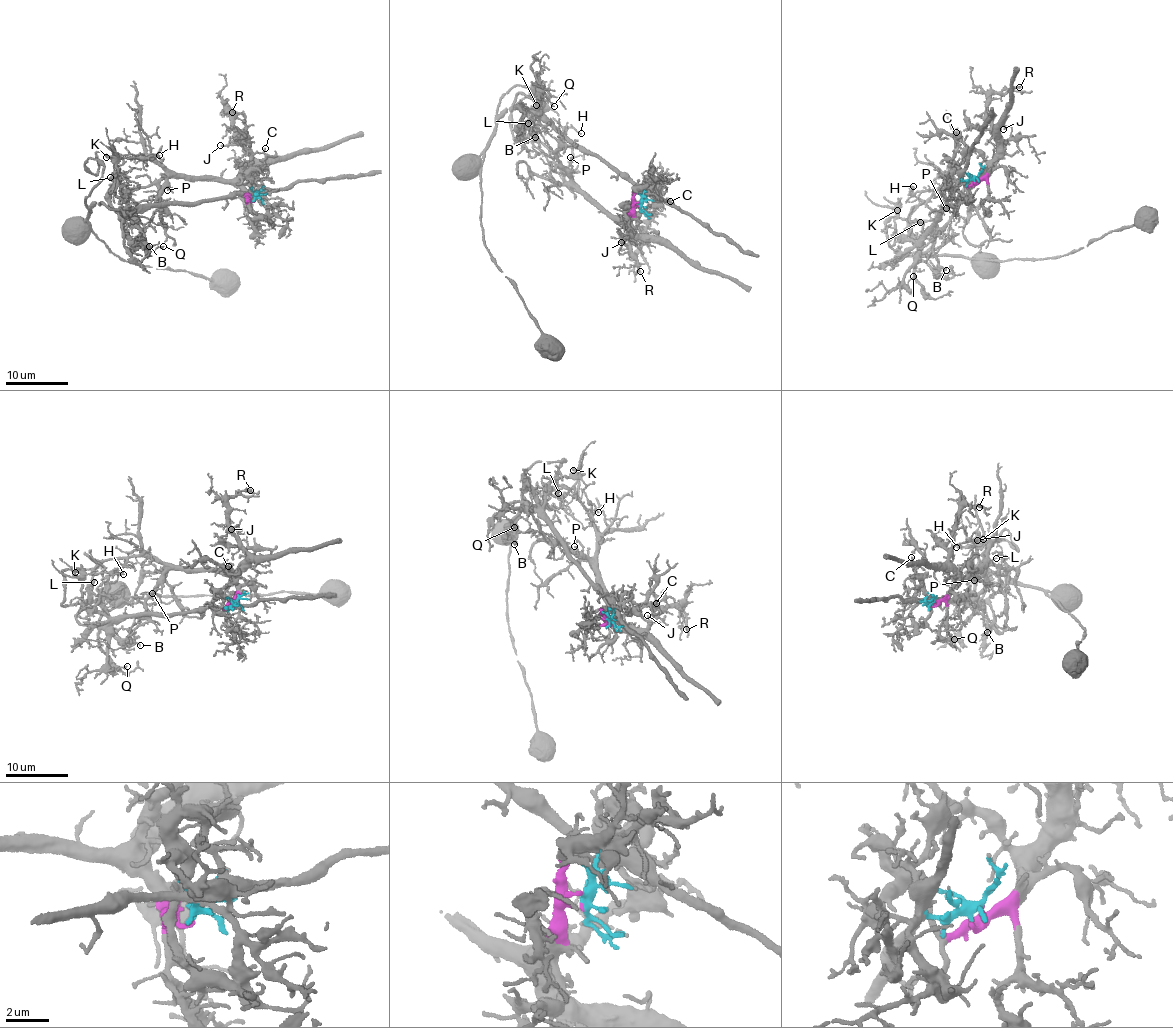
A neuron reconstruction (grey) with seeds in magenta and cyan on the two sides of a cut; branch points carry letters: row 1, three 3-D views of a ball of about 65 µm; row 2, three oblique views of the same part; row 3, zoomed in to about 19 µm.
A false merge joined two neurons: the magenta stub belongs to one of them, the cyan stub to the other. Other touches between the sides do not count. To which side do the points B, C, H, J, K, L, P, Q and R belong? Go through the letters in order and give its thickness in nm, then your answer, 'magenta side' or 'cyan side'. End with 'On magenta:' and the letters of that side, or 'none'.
B: 60 nm | cyan side
C: 150 nm | cyan side
H: 130 nm | magenta side
J: 100 nm | magenta side
K: 160 nm | cyan side
L: 100 nm | cyan side
P: 150 nm | magenta side
Q: 160 nm | cyan side
R: 130 nm | magenta side
On magenta: H, J, P, R

